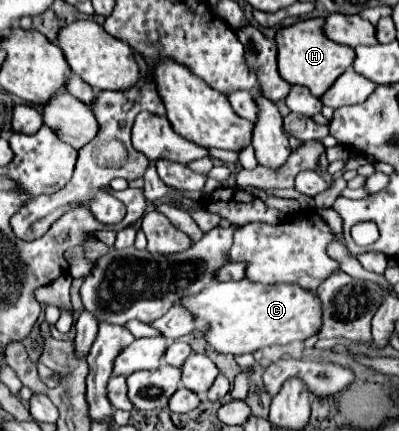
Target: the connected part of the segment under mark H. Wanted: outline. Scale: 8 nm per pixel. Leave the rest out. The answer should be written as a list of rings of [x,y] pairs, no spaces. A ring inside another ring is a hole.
[[[308,18],[308,20],[300,20],[292,26],[280,28],[276,32],[276,42],[278,42],[280,76],[288,84],[306,86],[318,98],[332,86],[332,82],[336,82],[336,78],[340,74],[344,74],[344,70],[348,66],[352,66],[352,62],[356,58],[356,52],[350,46],[342,46],[342,44],[336,44],[330,38],[326,38],[324,18]]]

